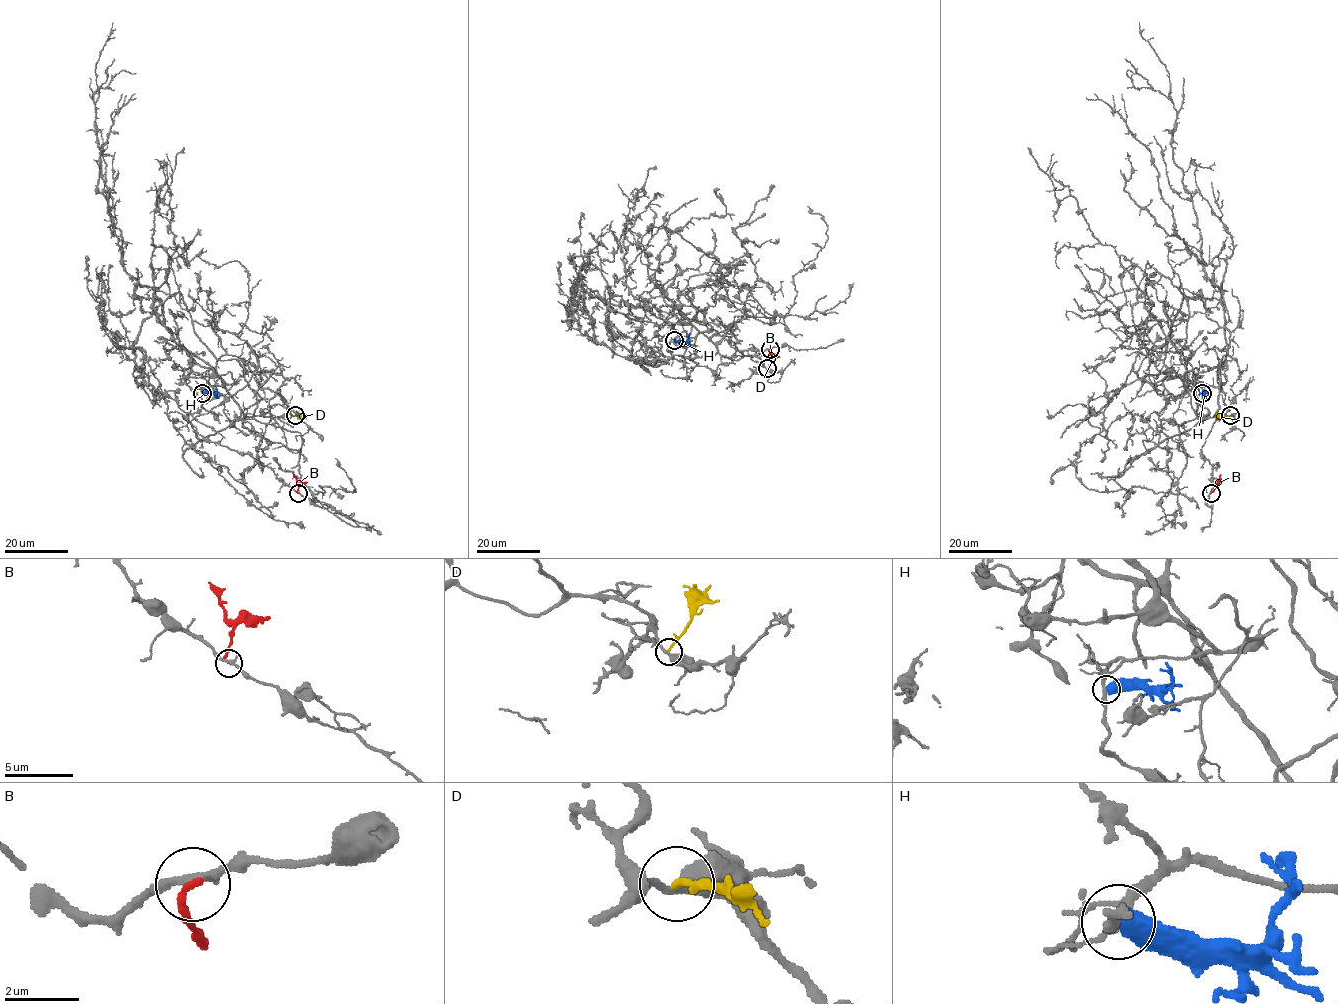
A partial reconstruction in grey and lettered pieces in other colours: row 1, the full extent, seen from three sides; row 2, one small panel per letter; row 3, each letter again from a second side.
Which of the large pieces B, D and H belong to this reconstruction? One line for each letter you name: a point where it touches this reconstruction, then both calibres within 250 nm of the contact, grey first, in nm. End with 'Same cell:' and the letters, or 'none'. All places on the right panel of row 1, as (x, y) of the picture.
Same cell: none

